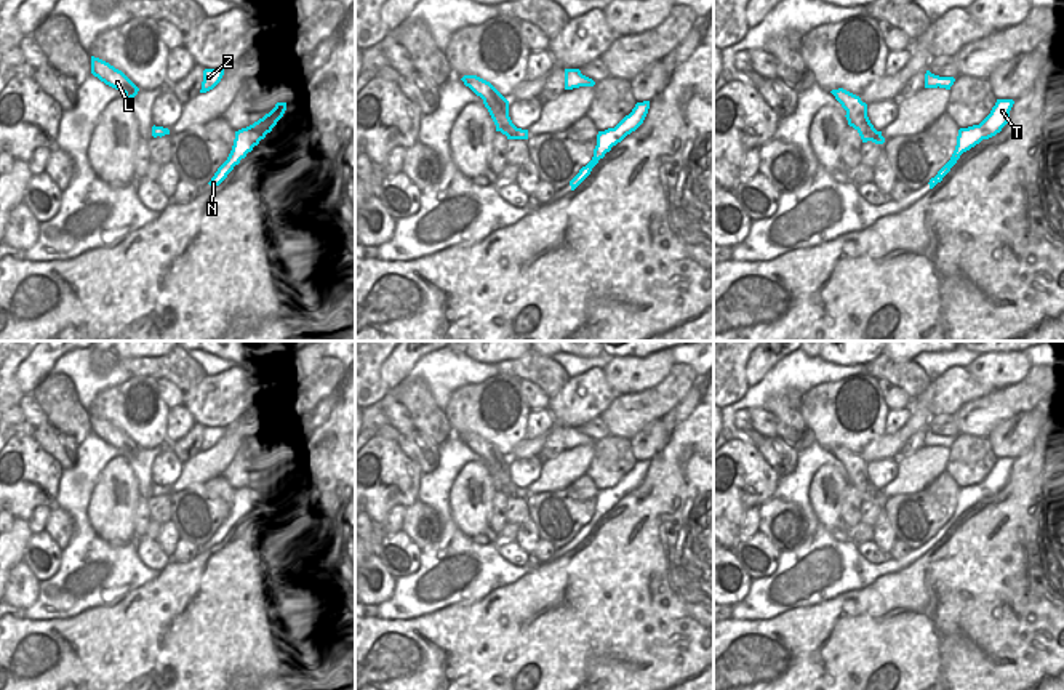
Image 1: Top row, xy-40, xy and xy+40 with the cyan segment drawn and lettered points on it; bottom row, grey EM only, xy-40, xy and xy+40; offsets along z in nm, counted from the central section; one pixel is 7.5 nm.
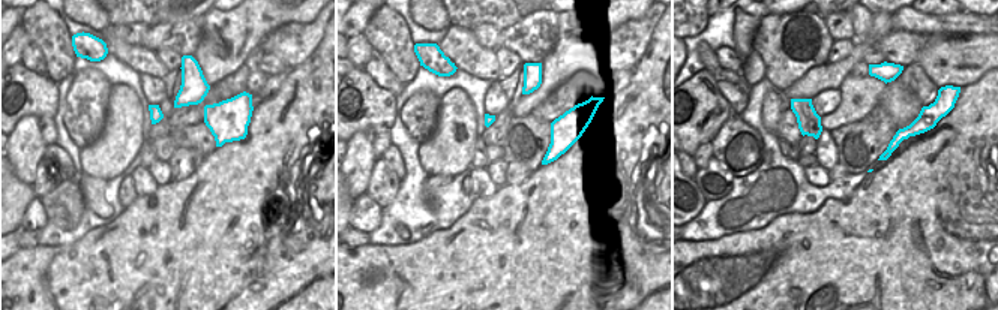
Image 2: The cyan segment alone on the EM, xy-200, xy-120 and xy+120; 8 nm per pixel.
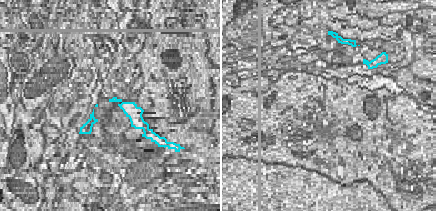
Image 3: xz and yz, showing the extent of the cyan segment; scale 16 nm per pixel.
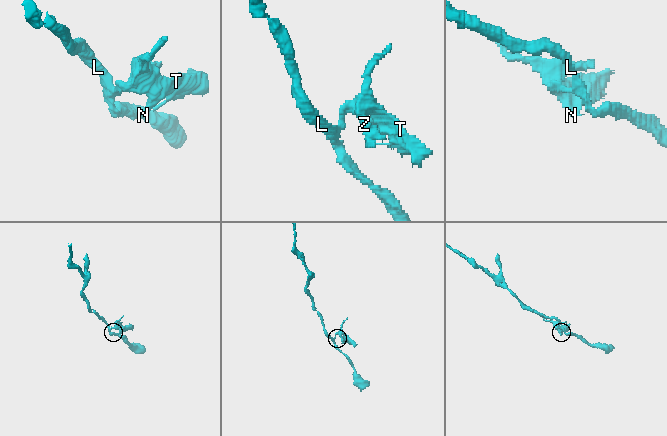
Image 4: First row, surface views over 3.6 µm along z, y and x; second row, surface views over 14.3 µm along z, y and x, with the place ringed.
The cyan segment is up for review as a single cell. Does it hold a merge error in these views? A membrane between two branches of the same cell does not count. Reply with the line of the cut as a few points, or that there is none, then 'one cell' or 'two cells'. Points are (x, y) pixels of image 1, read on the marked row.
cut xy (516, 128), (516, 133), (524, 138); two cells

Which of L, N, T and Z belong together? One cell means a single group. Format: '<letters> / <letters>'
L / N T Z

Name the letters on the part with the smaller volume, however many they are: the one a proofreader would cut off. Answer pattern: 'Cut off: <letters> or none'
Cut off: N, T, Z

